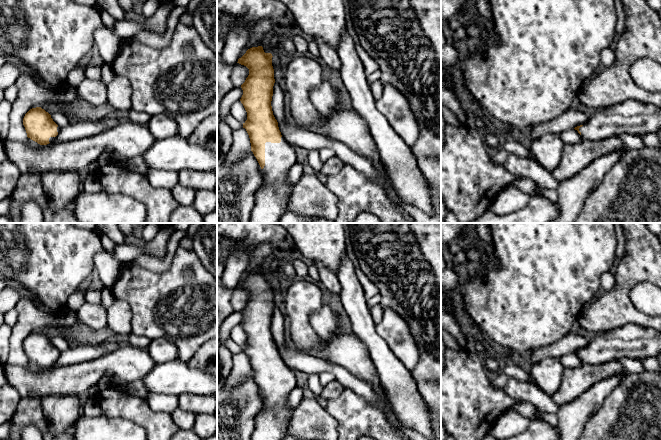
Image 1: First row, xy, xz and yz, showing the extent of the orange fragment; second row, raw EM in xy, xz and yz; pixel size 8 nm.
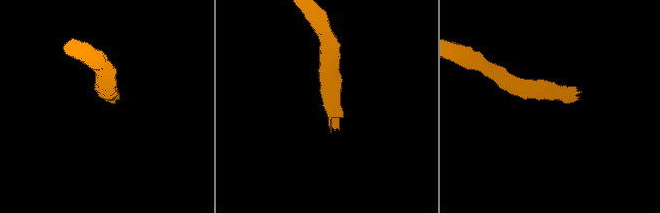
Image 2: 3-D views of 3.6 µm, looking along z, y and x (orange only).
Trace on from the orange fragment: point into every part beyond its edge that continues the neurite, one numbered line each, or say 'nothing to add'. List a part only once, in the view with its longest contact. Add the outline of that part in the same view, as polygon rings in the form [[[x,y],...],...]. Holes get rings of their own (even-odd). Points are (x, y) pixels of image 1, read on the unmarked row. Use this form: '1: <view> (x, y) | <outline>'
1: xz (272, 423) | [[[281,361],[280,367],[265,367],[265,390],[261,393],[263,398],[263,409],[256,417],[255,430],[252,440],[282,440],[286,436],[291,417],[292,409],[287,404],[289,393],[296,387],[295,372]]]

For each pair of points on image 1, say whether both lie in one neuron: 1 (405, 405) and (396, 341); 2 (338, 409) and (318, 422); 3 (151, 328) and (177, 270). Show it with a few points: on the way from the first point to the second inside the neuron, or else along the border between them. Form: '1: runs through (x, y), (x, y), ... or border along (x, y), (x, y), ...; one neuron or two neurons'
1: border along (384, 341), (410, 371); two neurons
2: border along (323, 407), (337, 421), (338, 429); two neurons
3: runs through (151, 314), (150, 308), (154, 300), (167, 284); one neuron

